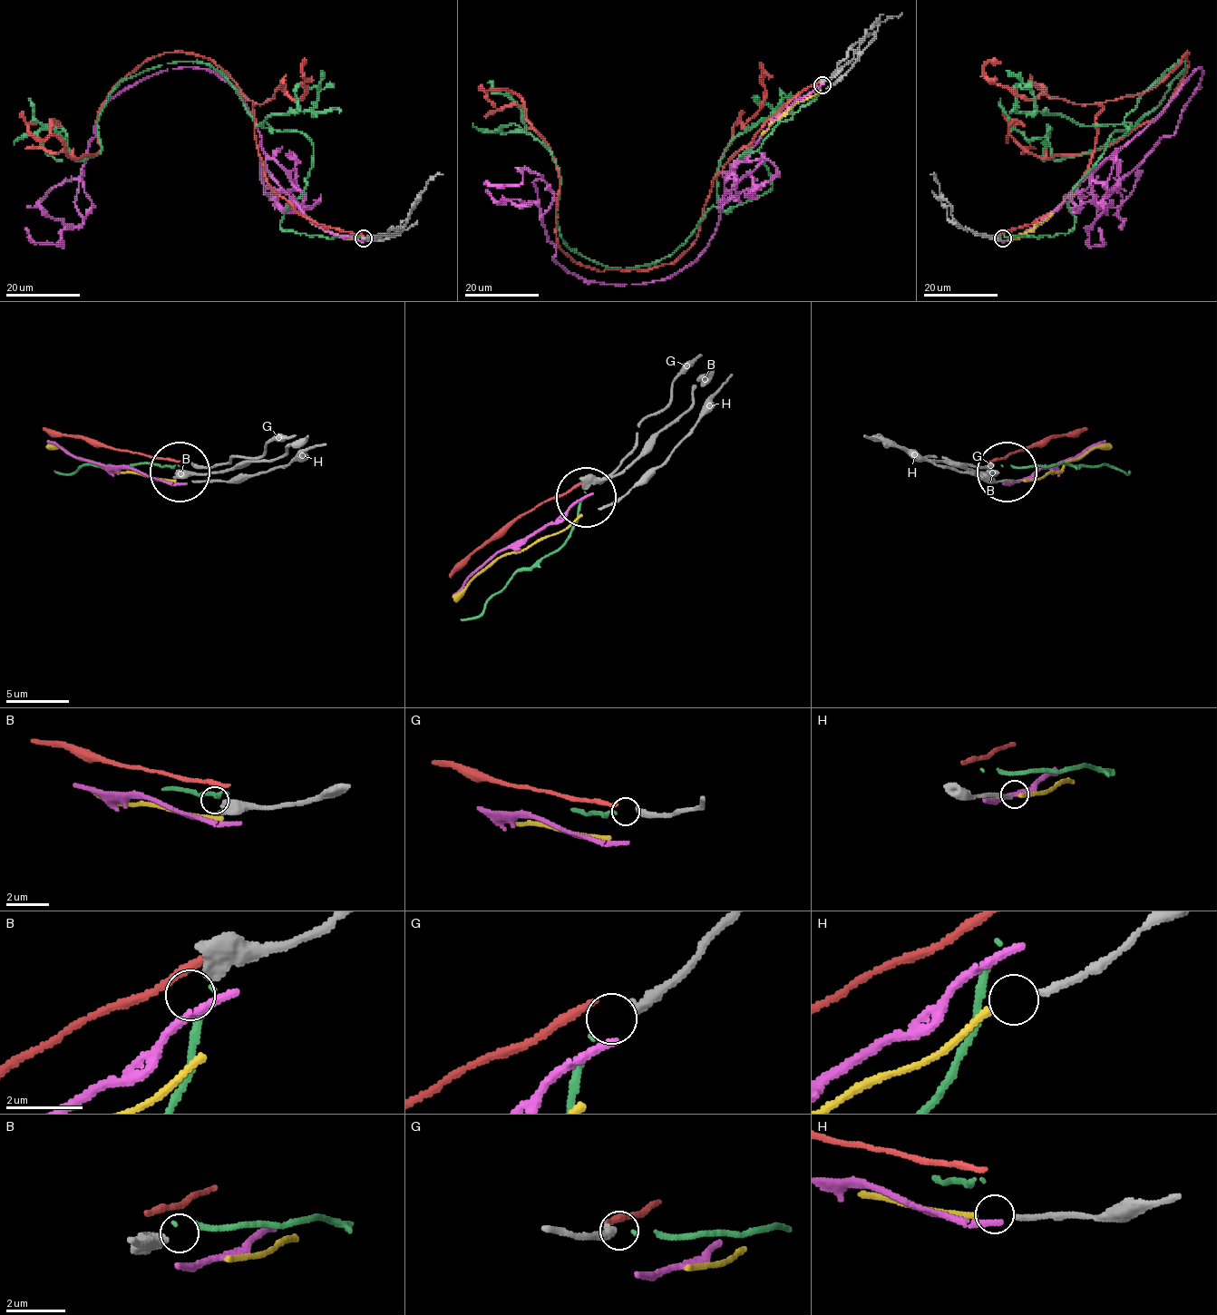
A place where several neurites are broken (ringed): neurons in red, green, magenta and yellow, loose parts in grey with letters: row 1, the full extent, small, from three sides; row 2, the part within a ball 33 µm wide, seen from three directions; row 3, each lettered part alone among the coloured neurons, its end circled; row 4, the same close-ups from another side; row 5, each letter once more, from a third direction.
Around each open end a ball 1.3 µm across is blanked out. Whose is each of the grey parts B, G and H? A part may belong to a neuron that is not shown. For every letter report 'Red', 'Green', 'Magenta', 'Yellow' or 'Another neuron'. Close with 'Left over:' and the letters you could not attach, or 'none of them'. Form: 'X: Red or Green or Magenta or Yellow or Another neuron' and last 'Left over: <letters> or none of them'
B: Another neuron
G: Green
H: Yellow
Left over: B

